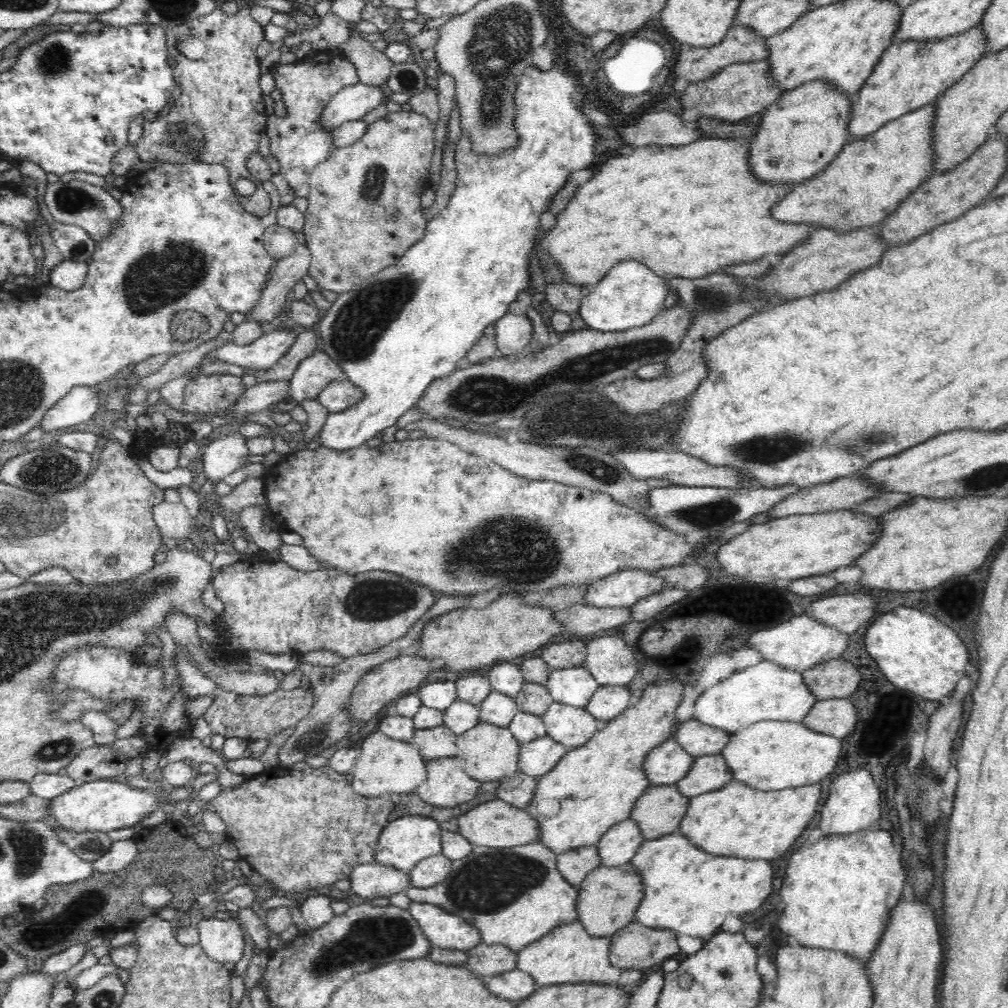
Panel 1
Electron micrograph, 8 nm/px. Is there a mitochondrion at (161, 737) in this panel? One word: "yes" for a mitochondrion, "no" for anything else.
no

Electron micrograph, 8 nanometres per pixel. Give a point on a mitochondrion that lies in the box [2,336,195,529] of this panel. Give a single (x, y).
(49, 471)

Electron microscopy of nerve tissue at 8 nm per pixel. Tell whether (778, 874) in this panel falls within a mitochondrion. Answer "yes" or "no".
no

